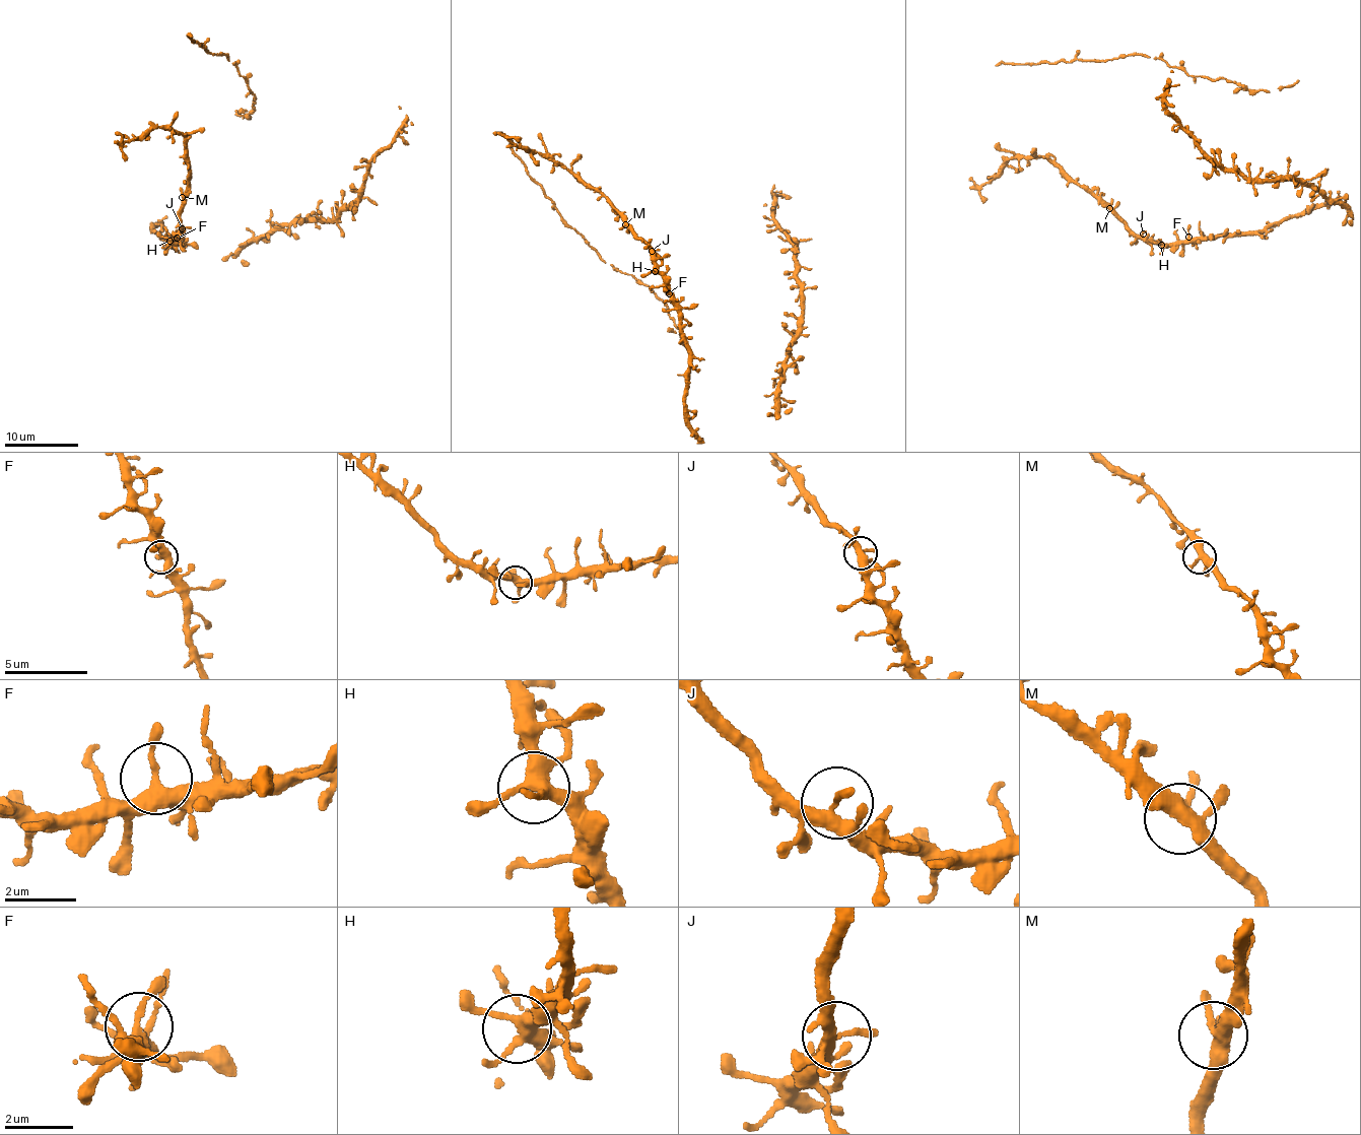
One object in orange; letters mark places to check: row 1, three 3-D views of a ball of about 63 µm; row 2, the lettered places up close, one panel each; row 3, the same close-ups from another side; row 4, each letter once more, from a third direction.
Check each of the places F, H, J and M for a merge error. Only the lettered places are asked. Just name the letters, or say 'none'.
none

